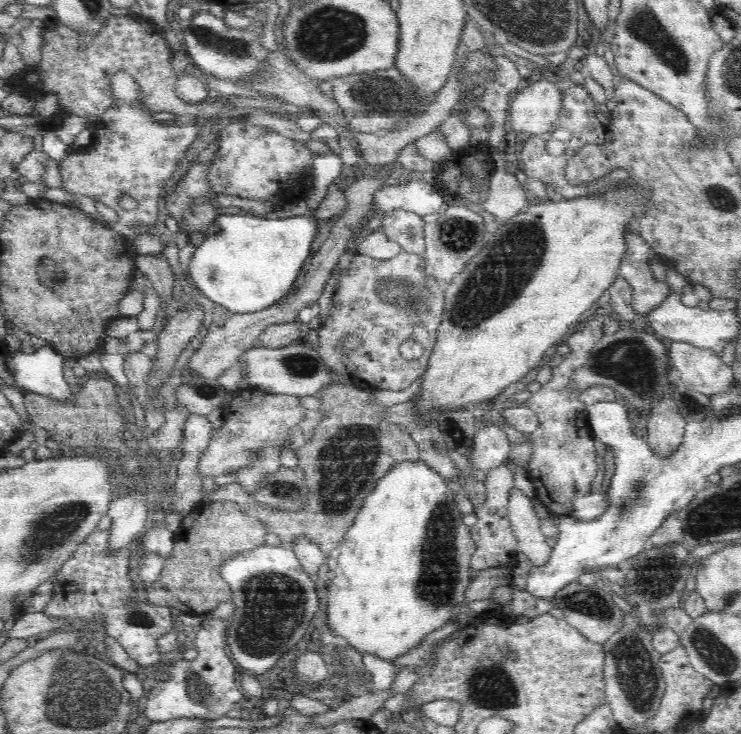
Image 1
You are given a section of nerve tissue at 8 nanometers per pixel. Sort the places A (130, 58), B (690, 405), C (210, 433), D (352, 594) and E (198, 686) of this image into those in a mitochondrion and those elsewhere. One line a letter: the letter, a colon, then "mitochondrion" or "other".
A: other
B: mitochondrion
C: other
D: other
E: mitochondrion

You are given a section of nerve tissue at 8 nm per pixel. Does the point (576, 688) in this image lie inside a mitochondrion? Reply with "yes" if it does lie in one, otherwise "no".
no

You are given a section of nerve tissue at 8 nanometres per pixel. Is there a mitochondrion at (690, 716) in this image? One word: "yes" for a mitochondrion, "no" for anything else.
no

